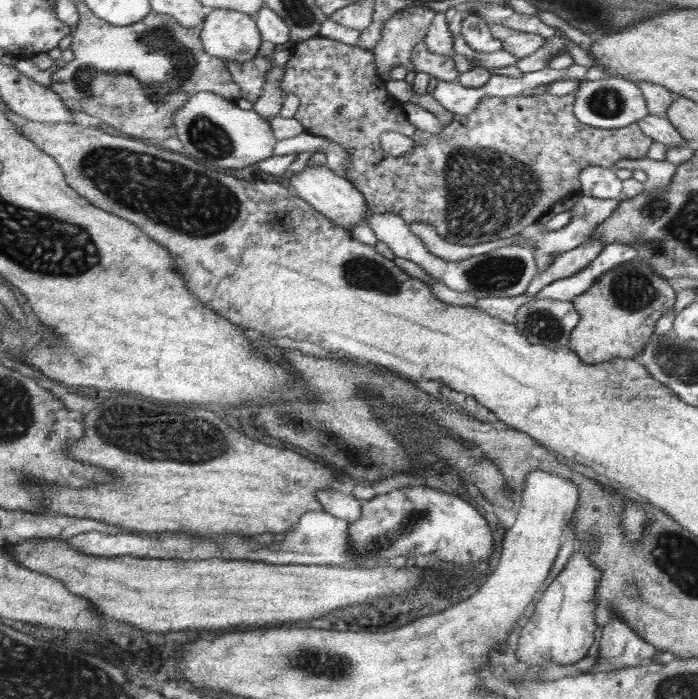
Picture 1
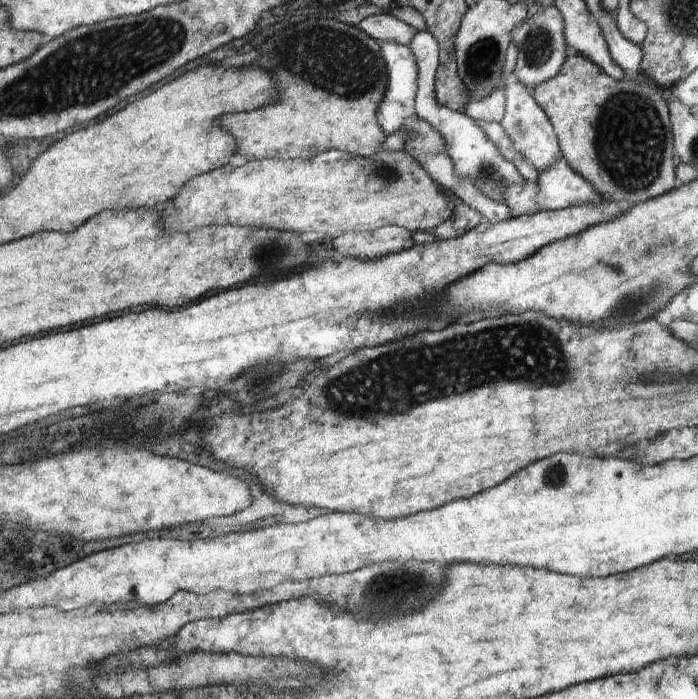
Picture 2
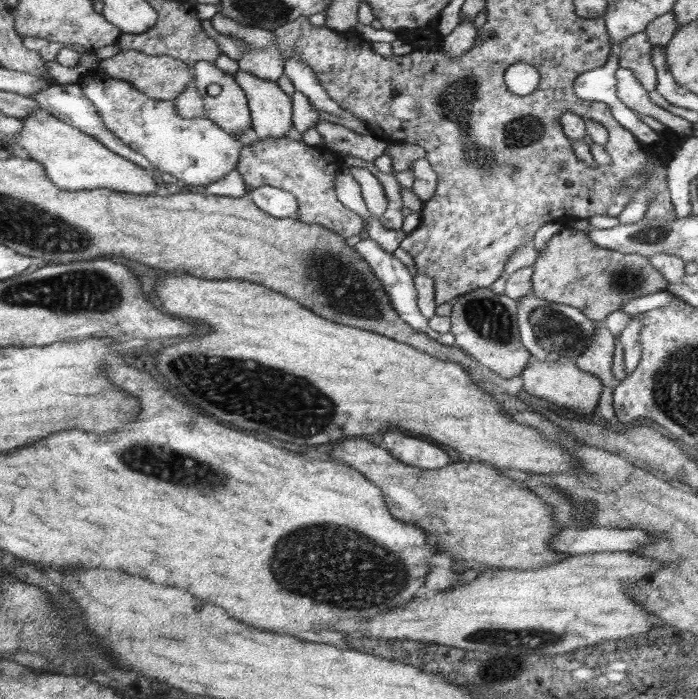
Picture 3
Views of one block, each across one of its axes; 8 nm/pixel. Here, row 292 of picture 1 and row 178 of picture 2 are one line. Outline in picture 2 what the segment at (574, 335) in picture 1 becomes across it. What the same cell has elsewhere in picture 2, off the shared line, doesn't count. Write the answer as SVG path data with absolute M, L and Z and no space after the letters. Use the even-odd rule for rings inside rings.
M576 54L574 57L566 57L561 71L550 80L535 86L532 95L554 127L562 156L567 160L570 168L576 174L583 176L597 190L601 196L602 202L610 201L616 204L632 202L632 204L640 204L640 202L646 202L648 199L659 197L661 194L664 194L679 185L676 176L676 167L674 166L674 160L672 159L675 155L675 148L673 147L673 134L669 119L669 108L657 91L626 79L616 80L615 78L608 76L591 60Z

